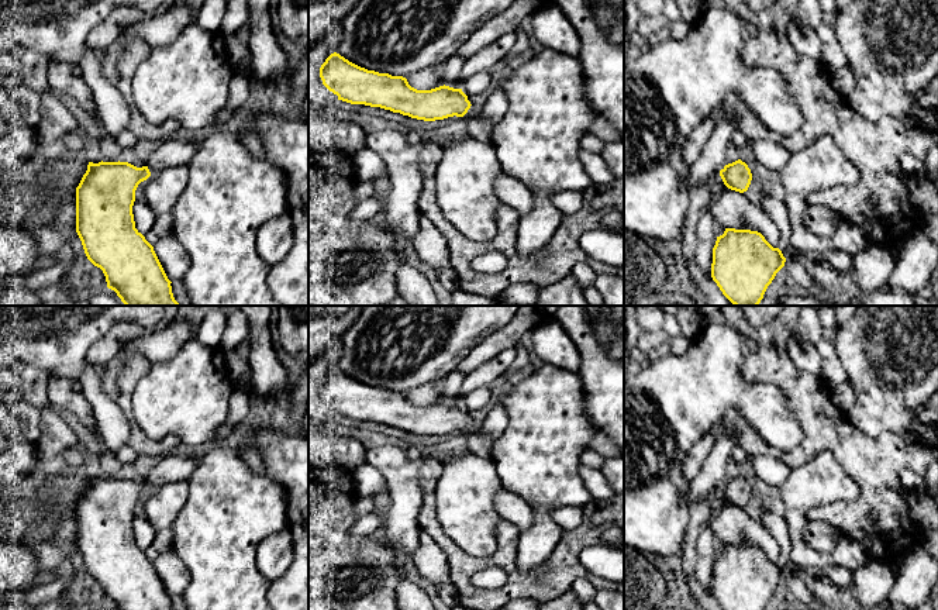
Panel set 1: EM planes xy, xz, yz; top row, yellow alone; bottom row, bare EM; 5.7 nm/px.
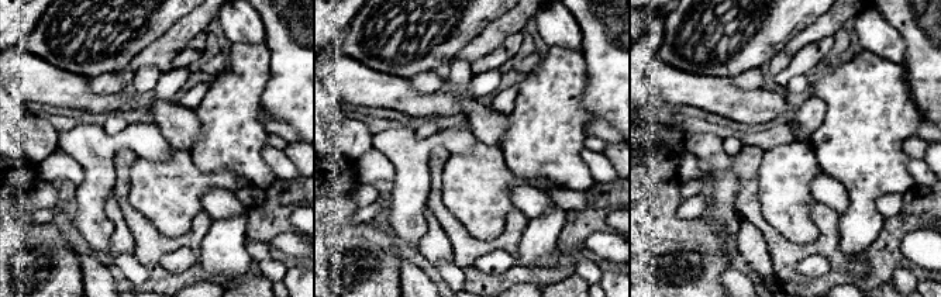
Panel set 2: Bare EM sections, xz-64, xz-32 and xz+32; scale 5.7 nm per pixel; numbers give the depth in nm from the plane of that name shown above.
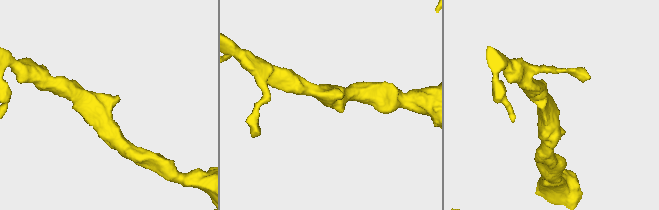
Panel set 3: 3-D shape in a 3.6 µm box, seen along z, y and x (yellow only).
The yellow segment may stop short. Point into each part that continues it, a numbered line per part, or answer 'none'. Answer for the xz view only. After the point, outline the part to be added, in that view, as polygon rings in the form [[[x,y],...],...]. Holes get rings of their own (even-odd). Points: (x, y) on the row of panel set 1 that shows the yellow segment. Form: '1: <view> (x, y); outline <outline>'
1: xz (479, 128); outline [[[470,106],[468,113],[463,116],[463,120],[468,125],[468,132],[470,138],[482,141],[482,142],[490,142],[493,131],[497,125],[487,121],[484,117],[479,114],[480,107]]]

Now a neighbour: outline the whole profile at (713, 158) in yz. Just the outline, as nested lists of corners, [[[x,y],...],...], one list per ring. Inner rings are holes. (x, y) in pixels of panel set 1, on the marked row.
[[[721,106],[714,116],[715,128],[704,145],[700,159],[689,168],[687,187],[694,192],[711,175],[720,173],[725,166],[727,148],[737,131],[734,118]]]

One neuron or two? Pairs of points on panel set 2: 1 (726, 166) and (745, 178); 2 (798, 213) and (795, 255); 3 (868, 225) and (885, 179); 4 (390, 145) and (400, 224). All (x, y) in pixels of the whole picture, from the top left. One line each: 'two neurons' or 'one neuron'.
1: two neurons
2: two neurons
3: one neuron
4: one neuron

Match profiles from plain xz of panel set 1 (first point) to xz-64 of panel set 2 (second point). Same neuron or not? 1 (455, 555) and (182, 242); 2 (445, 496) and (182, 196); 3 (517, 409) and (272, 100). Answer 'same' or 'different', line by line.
1: same
2: same
3: different

